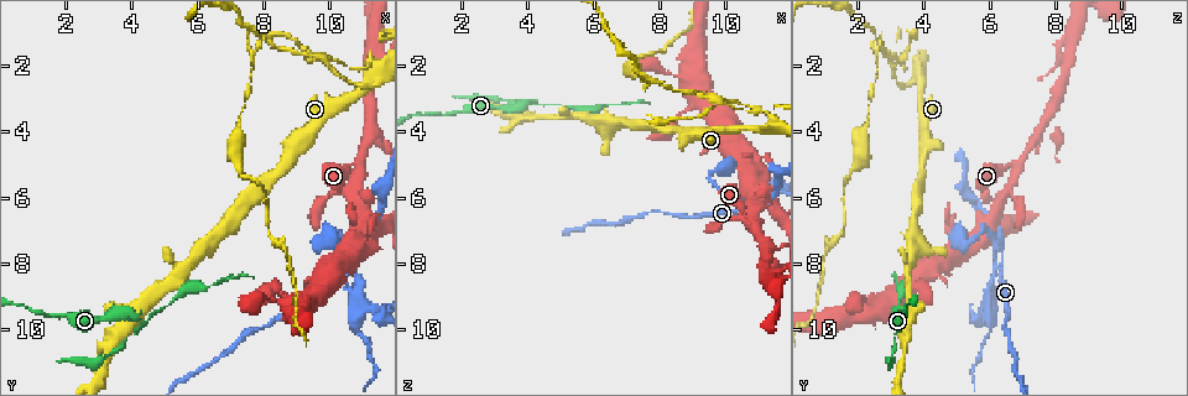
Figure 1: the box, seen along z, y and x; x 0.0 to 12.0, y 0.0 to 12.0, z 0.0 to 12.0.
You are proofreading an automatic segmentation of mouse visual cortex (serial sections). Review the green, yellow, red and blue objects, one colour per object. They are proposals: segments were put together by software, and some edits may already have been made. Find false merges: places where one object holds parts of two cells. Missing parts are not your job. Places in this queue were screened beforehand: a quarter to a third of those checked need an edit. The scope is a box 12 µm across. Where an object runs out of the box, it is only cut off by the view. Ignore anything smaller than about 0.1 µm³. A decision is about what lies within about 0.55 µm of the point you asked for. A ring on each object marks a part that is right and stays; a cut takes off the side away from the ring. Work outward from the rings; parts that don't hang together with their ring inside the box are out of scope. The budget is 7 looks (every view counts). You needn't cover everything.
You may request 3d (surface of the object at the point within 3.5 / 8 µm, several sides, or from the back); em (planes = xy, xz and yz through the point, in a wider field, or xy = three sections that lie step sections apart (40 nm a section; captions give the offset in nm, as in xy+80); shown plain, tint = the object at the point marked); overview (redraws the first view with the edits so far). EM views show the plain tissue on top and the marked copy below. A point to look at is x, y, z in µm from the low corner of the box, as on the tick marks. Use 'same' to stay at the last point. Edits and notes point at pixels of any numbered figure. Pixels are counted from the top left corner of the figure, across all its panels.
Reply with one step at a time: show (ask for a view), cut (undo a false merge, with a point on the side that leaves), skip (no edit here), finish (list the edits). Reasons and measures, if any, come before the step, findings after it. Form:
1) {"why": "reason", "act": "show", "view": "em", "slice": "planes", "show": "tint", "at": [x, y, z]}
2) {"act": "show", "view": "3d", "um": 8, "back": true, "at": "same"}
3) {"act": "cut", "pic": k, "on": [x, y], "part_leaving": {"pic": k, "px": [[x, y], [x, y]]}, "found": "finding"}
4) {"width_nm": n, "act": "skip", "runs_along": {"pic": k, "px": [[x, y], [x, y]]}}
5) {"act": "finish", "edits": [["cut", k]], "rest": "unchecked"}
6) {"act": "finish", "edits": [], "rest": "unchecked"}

{"why": "thick turns thin", "act": "show", "view": "3d", "um": 3.5, "at": [4.4, 9.7, 3.2]}

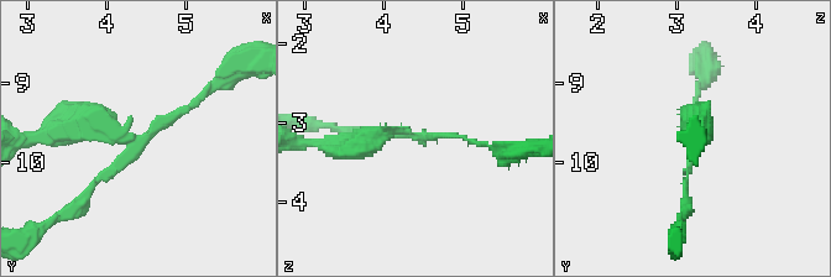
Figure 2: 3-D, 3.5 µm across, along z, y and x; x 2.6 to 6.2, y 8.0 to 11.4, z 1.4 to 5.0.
{"why": "shape alone is not enough", "act": "show", "view": "em", "slice": "planes", "show": "tint", "at": [4.35, 9.80, 3.20]}

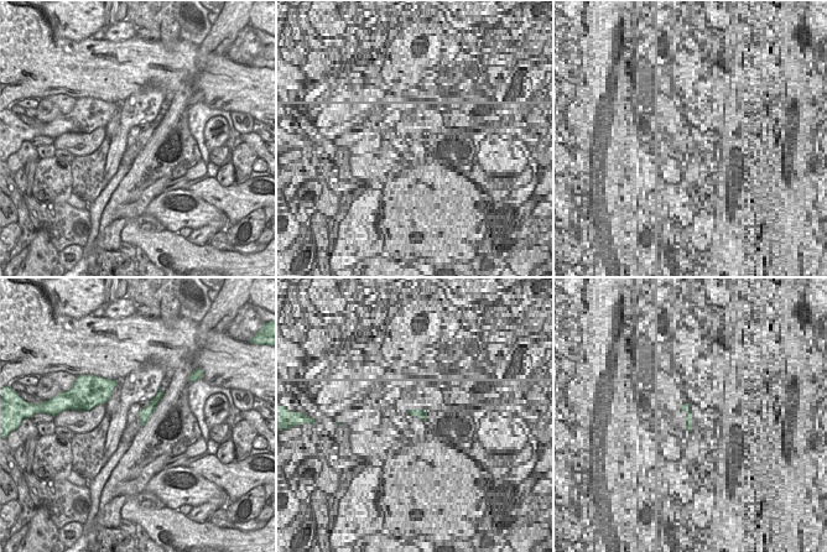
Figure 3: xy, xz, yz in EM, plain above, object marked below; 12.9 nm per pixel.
{"act": "cut", "pic": 2, "on": [172, 118], "part_leaving": {"pic": 2, "px": [[126, 140], [137, 147], [221, 83]]}, "found": "two cells meet here"}

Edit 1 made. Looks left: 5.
{"act": "show", "view": "overview"}

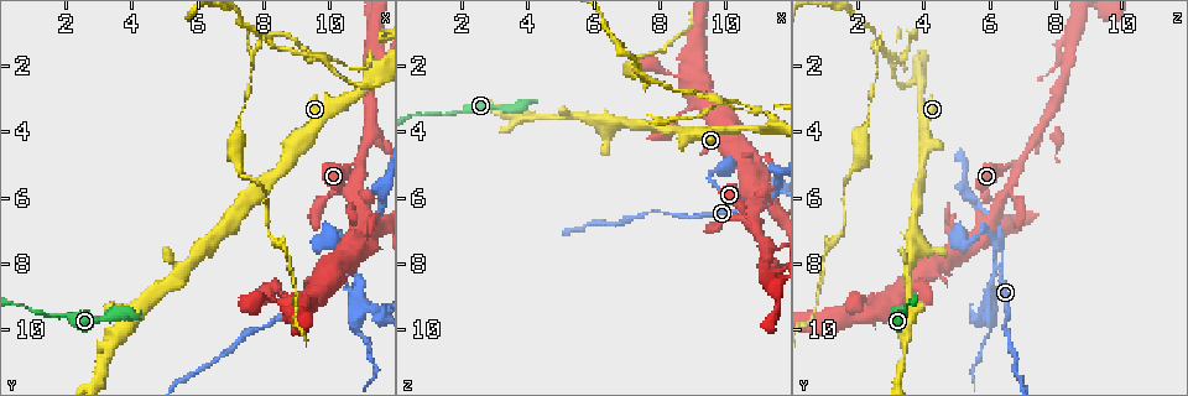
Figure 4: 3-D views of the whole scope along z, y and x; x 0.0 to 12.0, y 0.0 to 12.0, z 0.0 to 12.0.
{"why": "sharp bend", "act": "show", "view": "3d", "um": 3.5, "at": [10.9, 5.0, 6.8]}

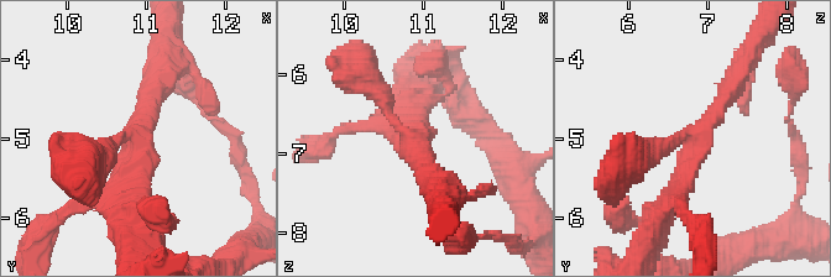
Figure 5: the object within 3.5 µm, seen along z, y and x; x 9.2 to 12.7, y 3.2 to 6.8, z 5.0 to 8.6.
{"why": "shape alone is not enough", "act": "show", "view": "em", "slice": "xy", "step": 2, "show": "tint", "at": [10.85, 5.05, 6.75]}

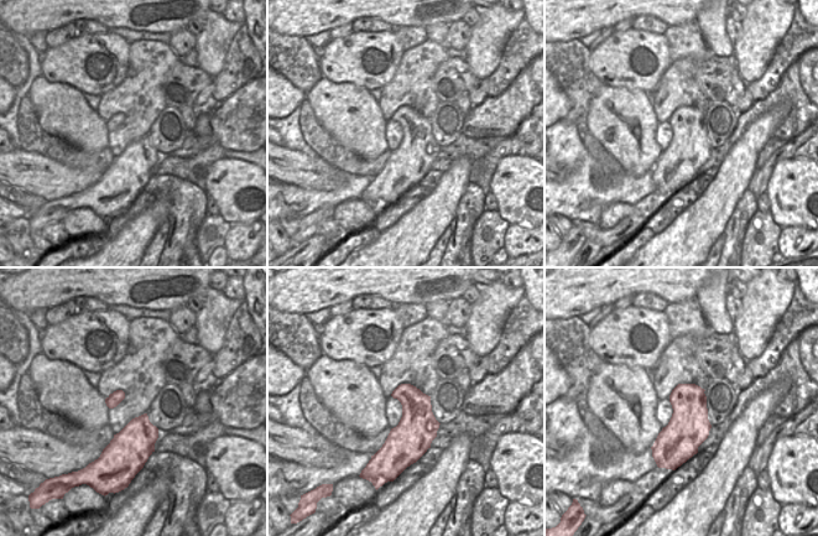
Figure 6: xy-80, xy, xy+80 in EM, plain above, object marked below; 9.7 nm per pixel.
{"arm_widths_nm": [250, 300, 300], "act": "skip", "runs_along": {"pic": 5, "px": [[87, 158], [140, 144], [129, 212]]}, "found": "continuous, no second cell"}

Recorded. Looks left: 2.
{"act": "finish", "edits": [["cut", 2]], "rest": "unchecked"}

